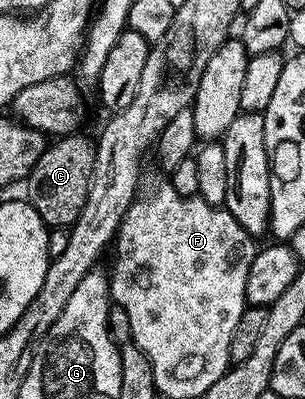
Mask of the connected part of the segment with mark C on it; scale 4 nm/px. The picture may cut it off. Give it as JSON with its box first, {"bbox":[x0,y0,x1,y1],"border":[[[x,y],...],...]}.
{"bbox":[26,134,96,229],"border":[[[70,134],[51,142],[55,144],[48,143],[44,147],[41,158],[37,158],[33,170],[27,175],[26,199],[31,201],[37,214],[41,214],[48,229],[67,228],[74,224],[89,198],[91,175],[95,169],[96,145],[92,141],[90,144],[81,135]]]}

